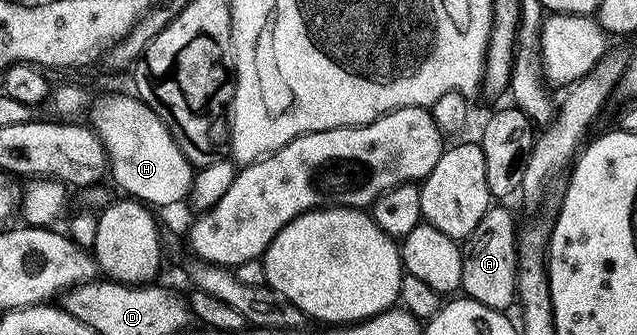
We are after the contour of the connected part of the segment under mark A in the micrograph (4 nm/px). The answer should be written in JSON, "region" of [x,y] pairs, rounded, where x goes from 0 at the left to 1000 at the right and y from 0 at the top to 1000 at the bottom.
{"region":[[[774,609],[765,633],[758,633],[758,657],[728,713],[724,734],[727,764],[727,836],[724,866],[728,887],[746,896],[752,907],[765,907],[765,919],[797,928],[799,910],[812,901],[812,701],[815,675],[805,666],[805,639],[797,612]]]}

